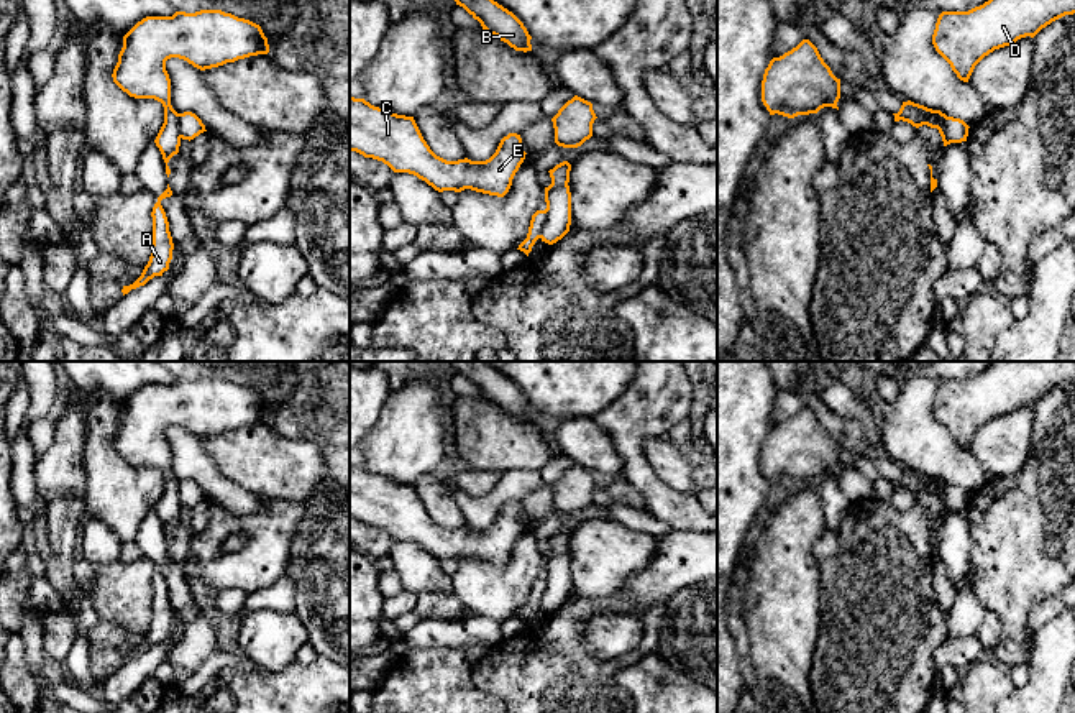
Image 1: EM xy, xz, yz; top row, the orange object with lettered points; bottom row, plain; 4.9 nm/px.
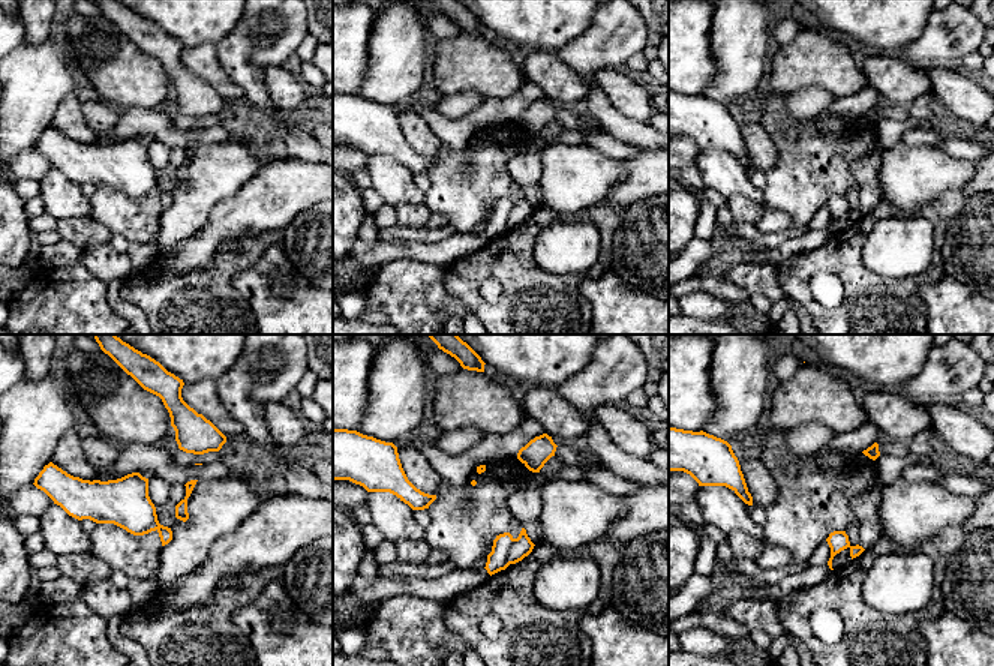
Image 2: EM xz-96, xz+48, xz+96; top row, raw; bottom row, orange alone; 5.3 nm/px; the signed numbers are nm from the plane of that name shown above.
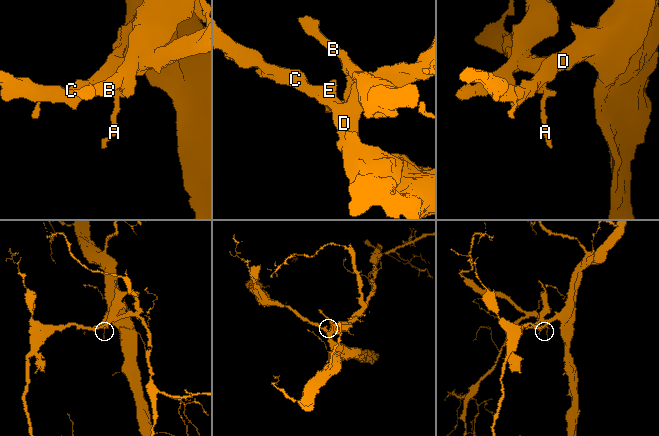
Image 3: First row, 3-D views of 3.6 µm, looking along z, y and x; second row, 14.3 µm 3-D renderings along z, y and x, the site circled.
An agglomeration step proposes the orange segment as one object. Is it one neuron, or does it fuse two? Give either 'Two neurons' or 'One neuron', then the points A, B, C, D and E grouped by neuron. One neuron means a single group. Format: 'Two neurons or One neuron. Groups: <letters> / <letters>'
Two neurons. Groups: A C D E / B

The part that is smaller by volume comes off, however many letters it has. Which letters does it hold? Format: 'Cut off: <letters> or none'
Cut off: B

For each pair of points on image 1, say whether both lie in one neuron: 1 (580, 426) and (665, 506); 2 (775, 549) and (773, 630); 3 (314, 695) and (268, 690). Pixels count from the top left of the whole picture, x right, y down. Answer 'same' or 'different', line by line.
1: different
2: same
3: same

